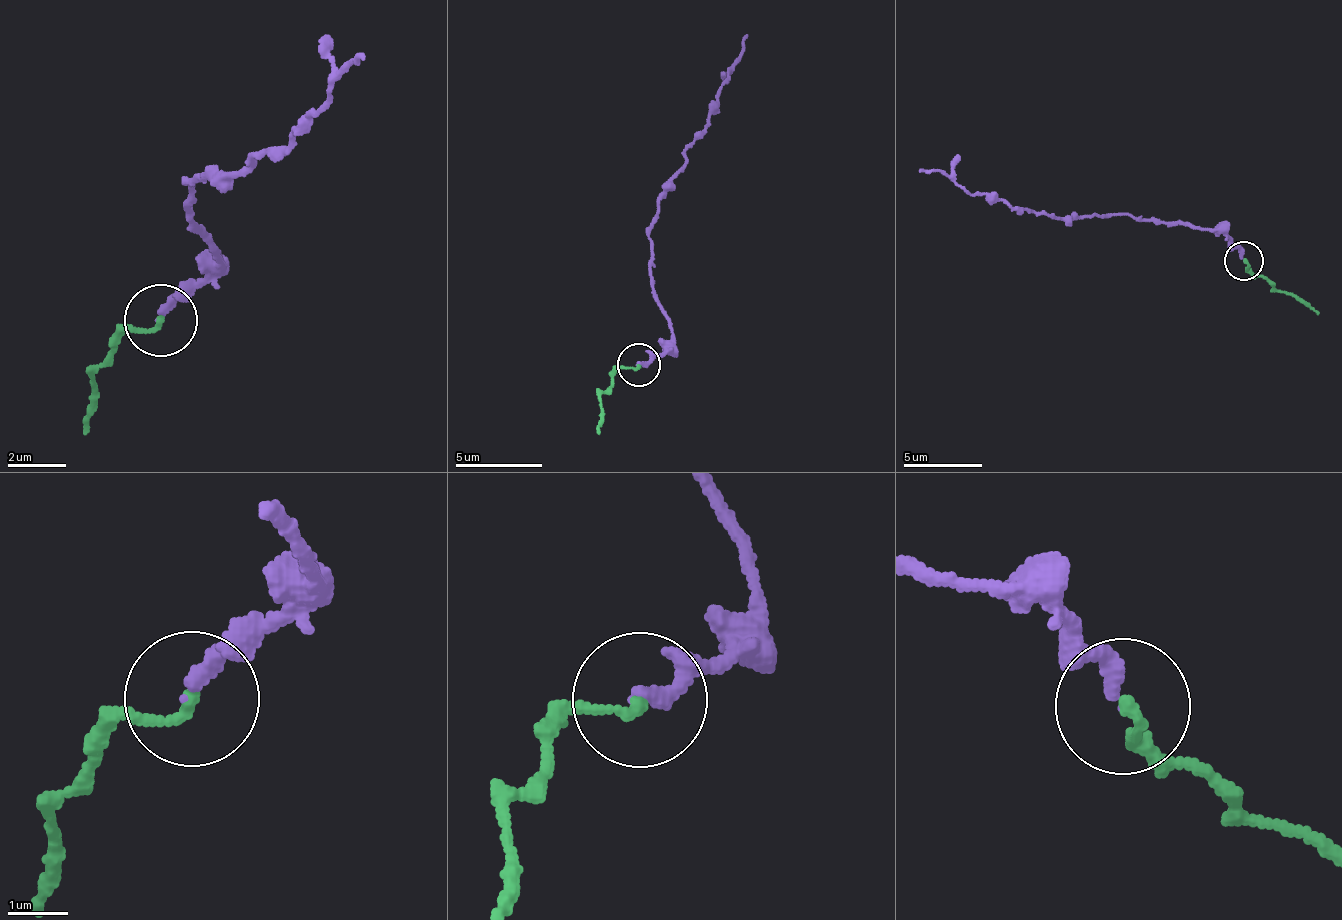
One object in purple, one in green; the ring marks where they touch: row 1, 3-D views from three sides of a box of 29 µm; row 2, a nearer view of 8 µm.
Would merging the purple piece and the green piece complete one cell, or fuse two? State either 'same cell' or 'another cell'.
same cell

